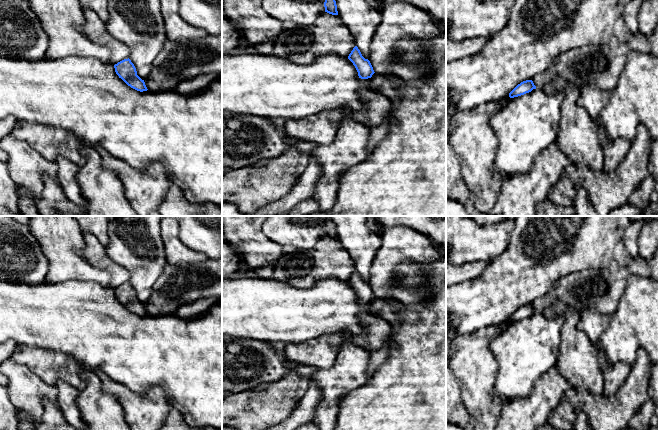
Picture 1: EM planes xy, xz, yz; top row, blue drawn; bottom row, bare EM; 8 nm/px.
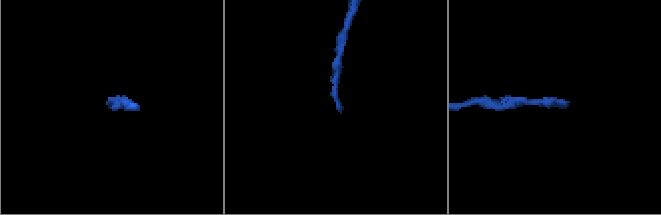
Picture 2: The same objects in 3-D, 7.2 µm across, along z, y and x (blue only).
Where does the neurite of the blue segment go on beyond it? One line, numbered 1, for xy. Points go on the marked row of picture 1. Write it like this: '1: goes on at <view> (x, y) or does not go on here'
1: does not go on here

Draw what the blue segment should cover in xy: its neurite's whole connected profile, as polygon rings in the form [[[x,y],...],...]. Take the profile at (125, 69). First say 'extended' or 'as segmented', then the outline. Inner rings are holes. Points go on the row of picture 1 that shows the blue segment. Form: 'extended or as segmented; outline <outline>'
as segmented; outline [[[129,58],[115,64],[114,68],[119,78],[131,88],[140,92],[148,90],[144,80],[137,75],[136,68]]]

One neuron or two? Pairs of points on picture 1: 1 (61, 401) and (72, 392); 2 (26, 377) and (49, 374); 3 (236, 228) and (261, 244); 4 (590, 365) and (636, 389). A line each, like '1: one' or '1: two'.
1: one
2: two
3: one
4: two

